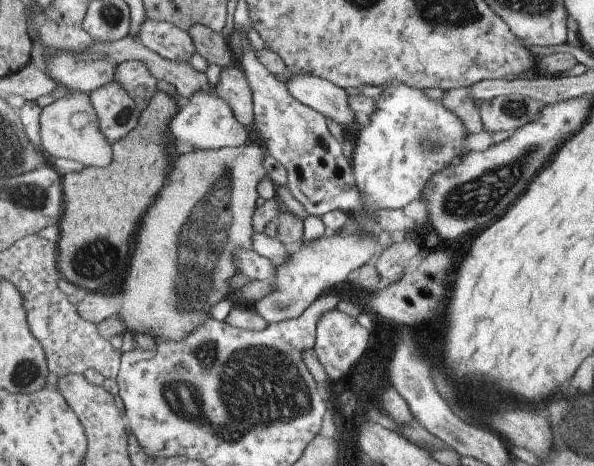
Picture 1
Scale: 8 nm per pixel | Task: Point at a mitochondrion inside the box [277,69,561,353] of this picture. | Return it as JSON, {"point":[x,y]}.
{"point":[473,200]}

